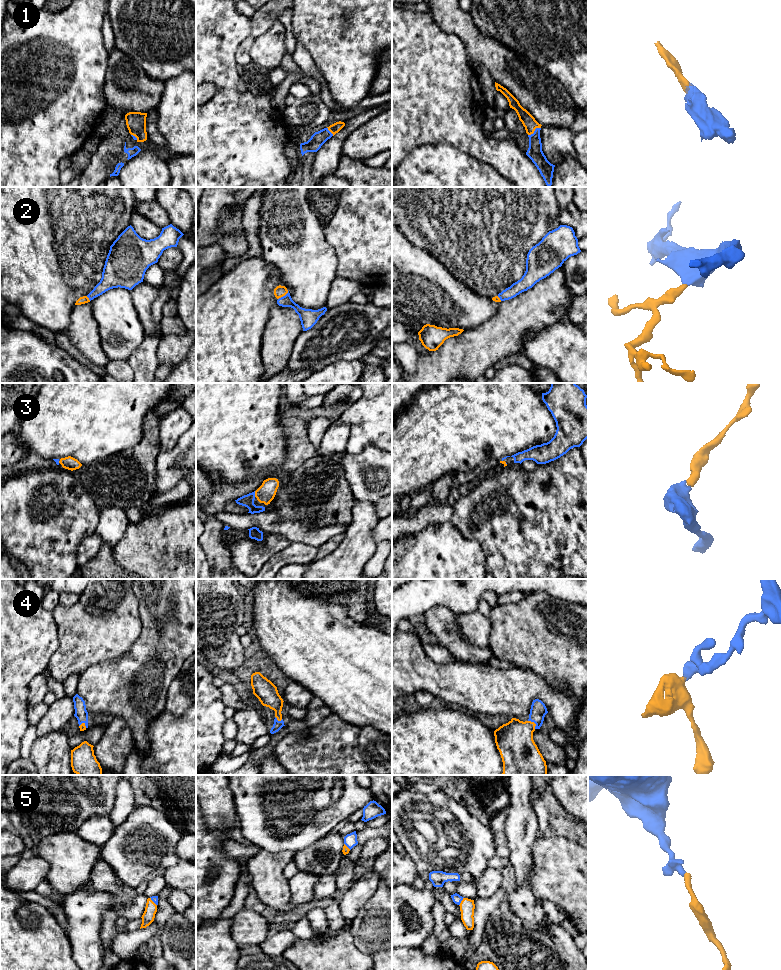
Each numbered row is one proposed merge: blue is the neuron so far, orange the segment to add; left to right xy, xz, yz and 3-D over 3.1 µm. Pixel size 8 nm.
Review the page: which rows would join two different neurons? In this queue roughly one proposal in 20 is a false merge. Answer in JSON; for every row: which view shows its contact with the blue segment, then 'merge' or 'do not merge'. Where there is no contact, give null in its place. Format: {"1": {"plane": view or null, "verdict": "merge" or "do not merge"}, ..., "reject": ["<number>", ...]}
{"1": {"plane": "yz", "verdict": "merge"}, "2": {"plane": "xz", "verdict": "merge"}, "3": {"plane": "xz", "verdict": "merge"}, "4": {"plane": "yz", "verdict": "merge"}, "5": {"plane": "yz", "verdict": "merge"}, "reject": []}

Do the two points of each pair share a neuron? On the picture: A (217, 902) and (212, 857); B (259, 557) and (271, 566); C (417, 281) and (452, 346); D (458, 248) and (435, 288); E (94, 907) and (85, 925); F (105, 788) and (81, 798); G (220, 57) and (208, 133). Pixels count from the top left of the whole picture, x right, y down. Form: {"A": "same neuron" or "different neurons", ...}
{"A": "same neuron", "B": "different neurons", "C": "different neurons", "D": "different neurons", "E": "same neuron", "F": "same neuron", "G": "same neuron"}

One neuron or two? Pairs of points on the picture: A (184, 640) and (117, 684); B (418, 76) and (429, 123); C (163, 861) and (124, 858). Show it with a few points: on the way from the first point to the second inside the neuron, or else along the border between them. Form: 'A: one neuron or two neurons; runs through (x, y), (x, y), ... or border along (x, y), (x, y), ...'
A: one neuron; runs through (167, 641), (161, 647), (155, 647), (134, 668)
B: one neuron; runs through (419, 88), (429, 98), (429, 111)
C: one neuron; runs through (153, 861), (134, 861)

